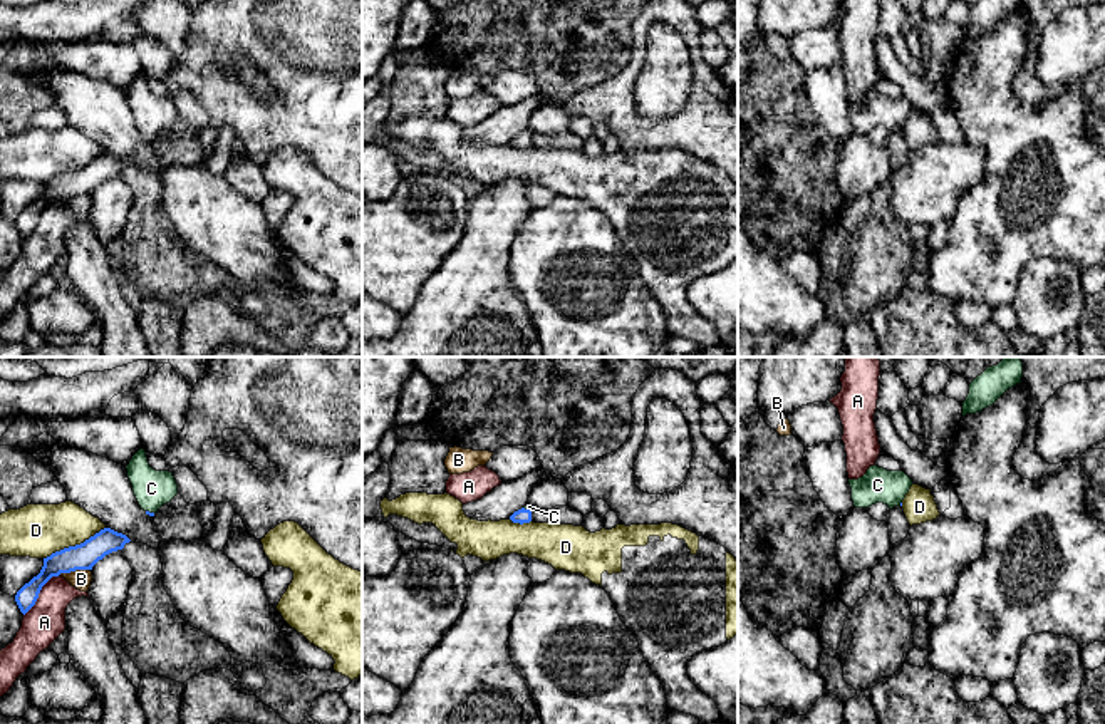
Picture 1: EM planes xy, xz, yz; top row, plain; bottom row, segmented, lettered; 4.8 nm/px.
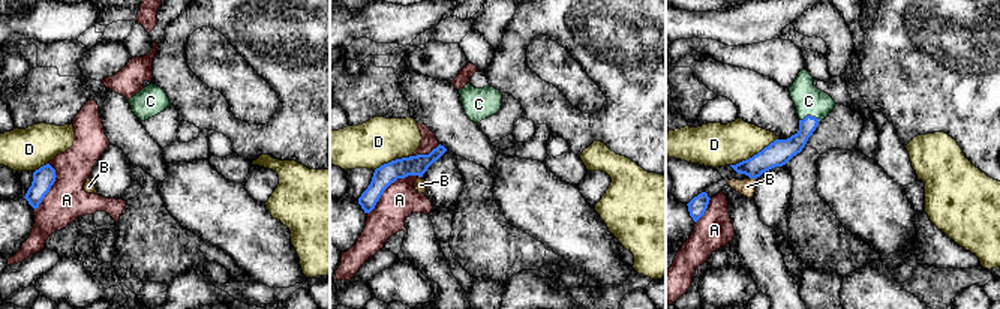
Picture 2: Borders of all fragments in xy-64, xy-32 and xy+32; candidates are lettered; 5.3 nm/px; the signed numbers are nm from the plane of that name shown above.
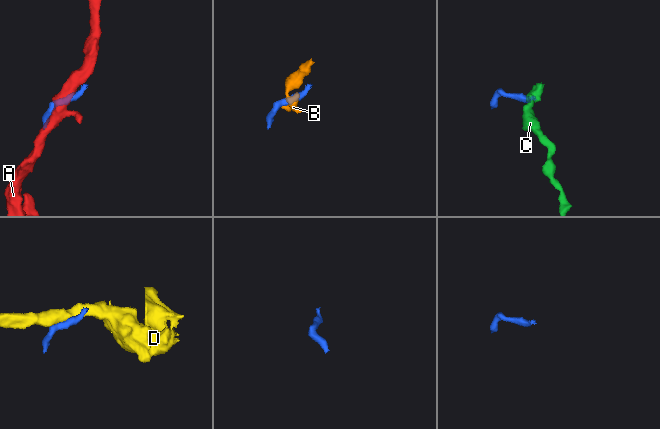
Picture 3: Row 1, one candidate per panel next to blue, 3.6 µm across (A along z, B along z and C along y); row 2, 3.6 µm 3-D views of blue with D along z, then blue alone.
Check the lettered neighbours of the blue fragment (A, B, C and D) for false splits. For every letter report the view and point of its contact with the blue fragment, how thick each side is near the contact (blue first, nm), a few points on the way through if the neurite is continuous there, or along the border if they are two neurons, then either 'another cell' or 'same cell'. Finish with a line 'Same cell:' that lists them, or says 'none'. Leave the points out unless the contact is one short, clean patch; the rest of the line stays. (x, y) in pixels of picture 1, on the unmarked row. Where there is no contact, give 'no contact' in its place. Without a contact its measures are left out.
A: contact xy (39, 217); calibres 120 and 190 nm; another cell
B: contact xy (72, 195); calibres 130 and 100 nm; border xy (89, 193), (76, 193), (57, 200); another cell
C: contact xy (148, 136); calibres 20 and 180 nm; way xy (146, 136), (148, 136), (151, 113); same cell
D: contact xy (76, 170); calibres 130 and 260 nm; another cell
Same cell: C

